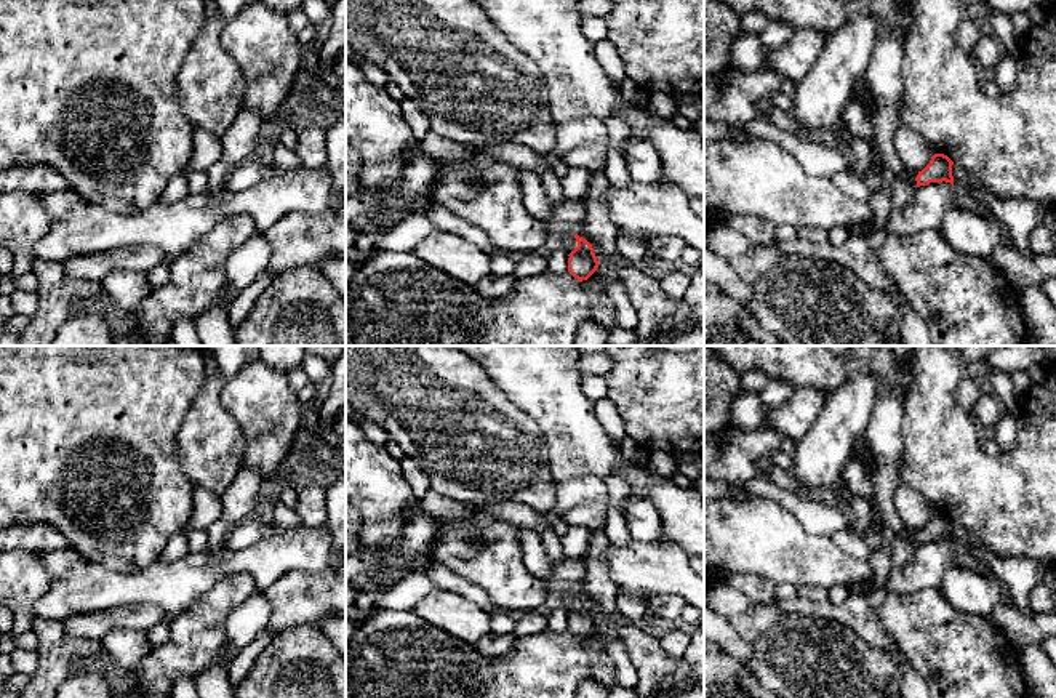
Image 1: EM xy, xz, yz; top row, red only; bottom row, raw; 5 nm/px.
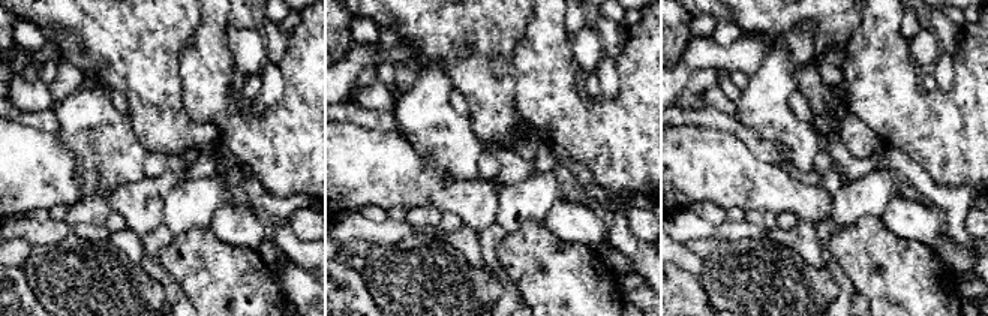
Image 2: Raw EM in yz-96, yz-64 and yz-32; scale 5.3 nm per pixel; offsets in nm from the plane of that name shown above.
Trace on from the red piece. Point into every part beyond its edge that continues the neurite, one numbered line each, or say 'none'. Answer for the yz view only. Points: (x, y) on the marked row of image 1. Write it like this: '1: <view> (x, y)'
1: yz (884, 84)

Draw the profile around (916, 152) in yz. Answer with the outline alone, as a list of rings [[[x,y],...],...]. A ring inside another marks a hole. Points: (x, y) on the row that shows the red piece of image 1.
[[[899,125],[893,138],[894,150],[907,168],[922,171],[936,152],[917,131]]]

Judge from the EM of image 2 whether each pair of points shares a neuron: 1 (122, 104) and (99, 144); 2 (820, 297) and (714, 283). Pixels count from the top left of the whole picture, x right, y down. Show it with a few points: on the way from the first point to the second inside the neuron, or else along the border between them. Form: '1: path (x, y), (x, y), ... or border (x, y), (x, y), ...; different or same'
1: border (111, 92), (110, 101), (126, 114); different
2: path (793, 295), (778, 295), (766, 283), (741, 283); same

